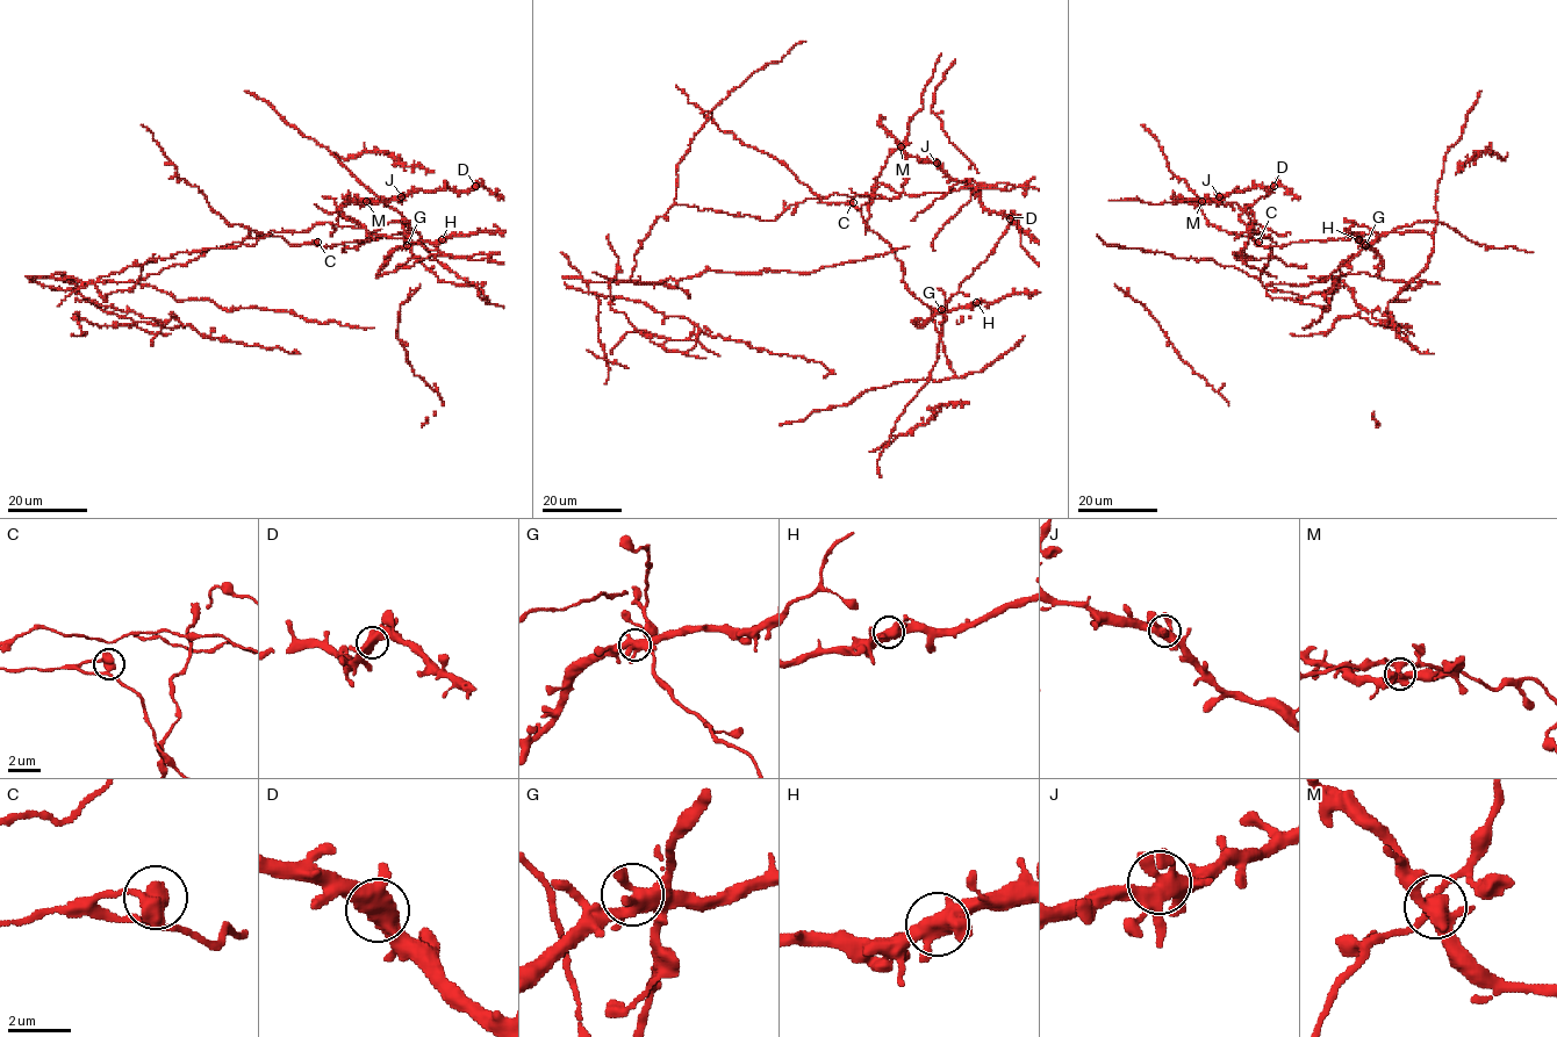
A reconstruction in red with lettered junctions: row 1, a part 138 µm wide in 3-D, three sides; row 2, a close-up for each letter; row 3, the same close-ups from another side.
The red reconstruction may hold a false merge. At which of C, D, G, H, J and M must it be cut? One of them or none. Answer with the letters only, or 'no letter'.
M

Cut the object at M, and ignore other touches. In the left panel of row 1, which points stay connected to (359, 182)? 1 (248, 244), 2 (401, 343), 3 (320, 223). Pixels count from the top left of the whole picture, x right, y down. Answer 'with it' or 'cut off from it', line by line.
1: cut off from it
2: with it
3: cut off from it

